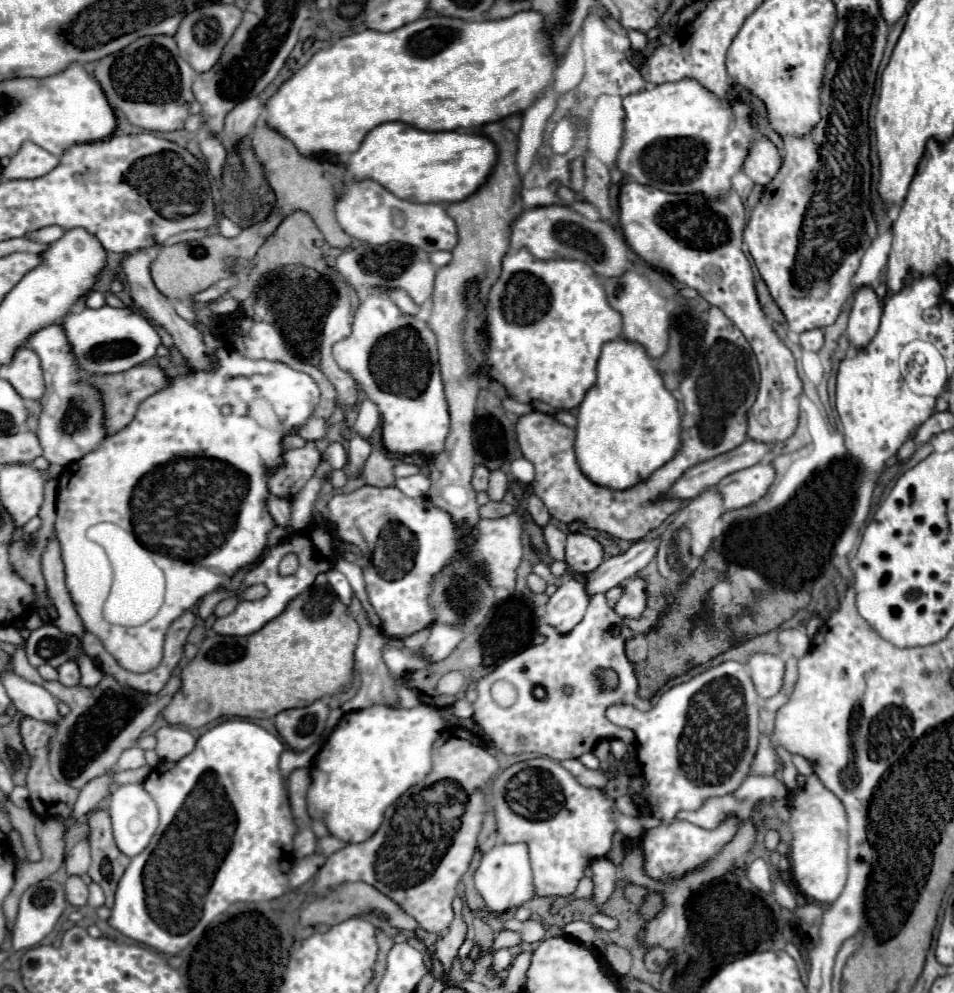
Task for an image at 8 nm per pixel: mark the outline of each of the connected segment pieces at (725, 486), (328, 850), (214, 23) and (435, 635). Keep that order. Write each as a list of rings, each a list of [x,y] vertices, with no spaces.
[[[756,464],[734,472],[718,482],[718,492],[724,498],[724,510],[742,510],[756,504],[776,480],[776,468],[772,464]]]
[[[328,834],[328,836],[324,836],[324,838],[318,838],[318,850],[322,852],[322,854],[326,854],[326,856],[330,856],[330,854],[334,854],[336,850],[340,850],[340,848],[344,848],[346,844],[342,842],[342,840],[338,840],[336,836],[332,836],[332,834]]]
[[[206,4],[202,8],[196,8],[194,12],[190,12],[174,40],[178,44],[178,50],[180,50],[180,56],[196,70],[196,72],[208,72],[210,68],[214,68],[214,64],[218,62],[218,56],[222,54],[222,48],[226,46],[226,42],[230,40],[230,36],[236,32],[238,24],[242,22],[242,10],[234,4]]]
[[[434,624],[430,630],[430,638],[422,646],[422,654],[428,656],[430,662],[444,660],[464,638],[464,632],[458,628],[450,628],[450,624]]]

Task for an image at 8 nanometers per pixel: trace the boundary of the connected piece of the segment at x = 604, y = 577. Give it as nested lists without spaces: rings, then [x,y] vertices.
[[[662,536],[652,540],[638,540],[626,552],[604,560],[594,572],[584,576],[588,594],[592,596],[596,592],[608,592],[610,588],[620,586],[624,580],[638,574],[656,556],[660,540]]]

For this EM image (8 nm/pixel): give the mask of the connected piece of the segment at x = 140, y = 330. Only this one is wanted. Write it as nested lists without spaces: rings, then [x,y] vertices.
[[[102,306],[98,310],[84,308],[78,314],[68,314],[62,320],[62,324],[64,324],[68,342],[72,344],[72,350],[76,354],[80,366],[84,370],[88,370],[90,374],[114,374],[114,372],[124,372],[124,370],[130,370],[132,366],[144,364],[156,356],[156,348],[162,342],[154,324],[142,312],[138,312],[134,308],[112,308],[112,306]]]

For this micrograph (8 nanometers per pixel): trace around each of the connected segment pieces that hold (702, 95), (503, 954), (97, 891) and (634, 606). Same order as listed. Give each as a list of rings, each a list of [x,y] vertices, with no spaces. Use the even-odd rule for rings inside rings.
[[[690,78],[630,94],[624,98],[624,110],[624,144],[616,166],[640,184],[674,194],[702,194],[710,200],[720,200],[726,196],[732,188],[732,176],[742,170],[742,162],[754,144],[754,136],[758,134],[758,124],[752,116],[754,106],[750,102],[740,98],[718,98],[708,88],[702,88],[698,80]]]
[[[502,948],[502,950],[498,950],[496,954],[494,954],[494,972],[498,972],[498,970],[504,970],[504,968],[508,968],[512,964],[512,954],[510,954],[510,950],[508,948]]]
[[[90,884],[90,898],[88,898],[88,906],[92,906],[92,908],[98,908],[98,906],[102,906],[104,904],[104,892],[102,892],[102,888],[98,886],[98,884]]]
[[[640,576],[630,578],[622,586],[622,596],[614,610],[622,620],[640,620],[646,608],[646,580]]]

